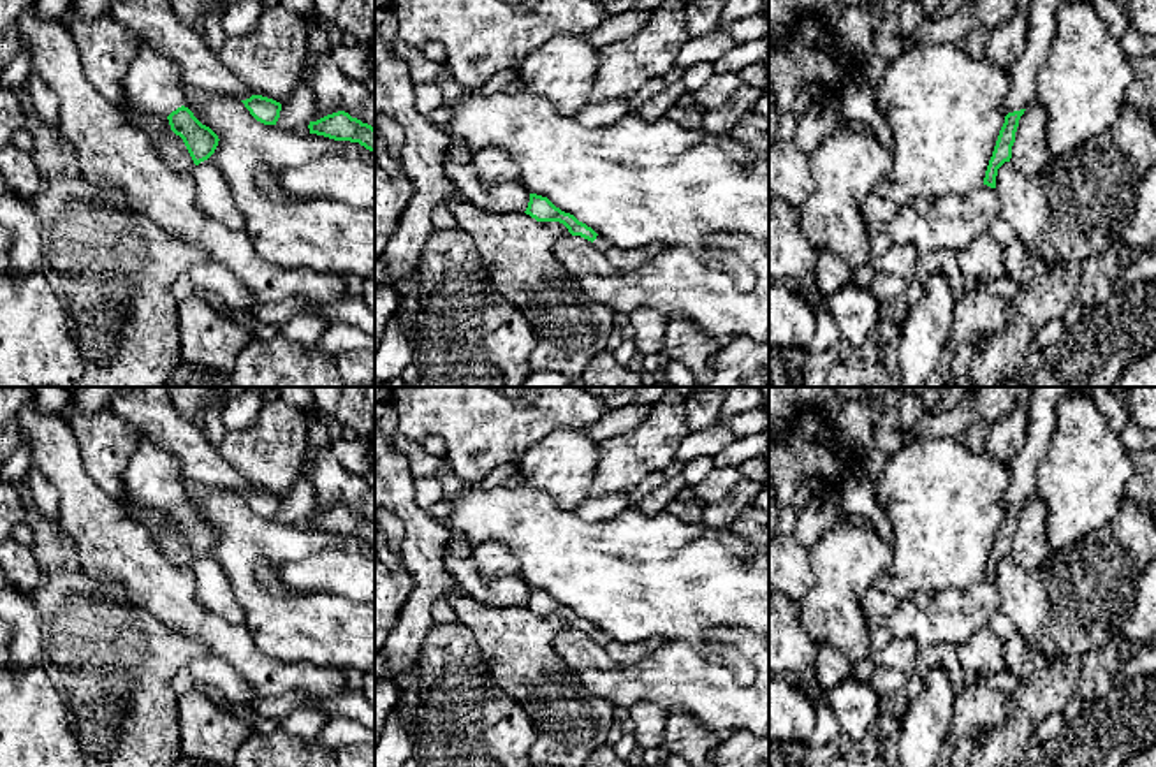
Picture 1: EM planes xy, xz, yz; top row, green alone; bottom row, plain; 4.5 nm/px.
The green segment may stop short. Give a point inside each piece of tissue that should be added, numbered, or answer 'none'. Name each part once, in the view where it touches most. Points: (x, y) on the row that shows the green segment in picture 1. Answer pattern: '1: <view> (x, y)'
none

